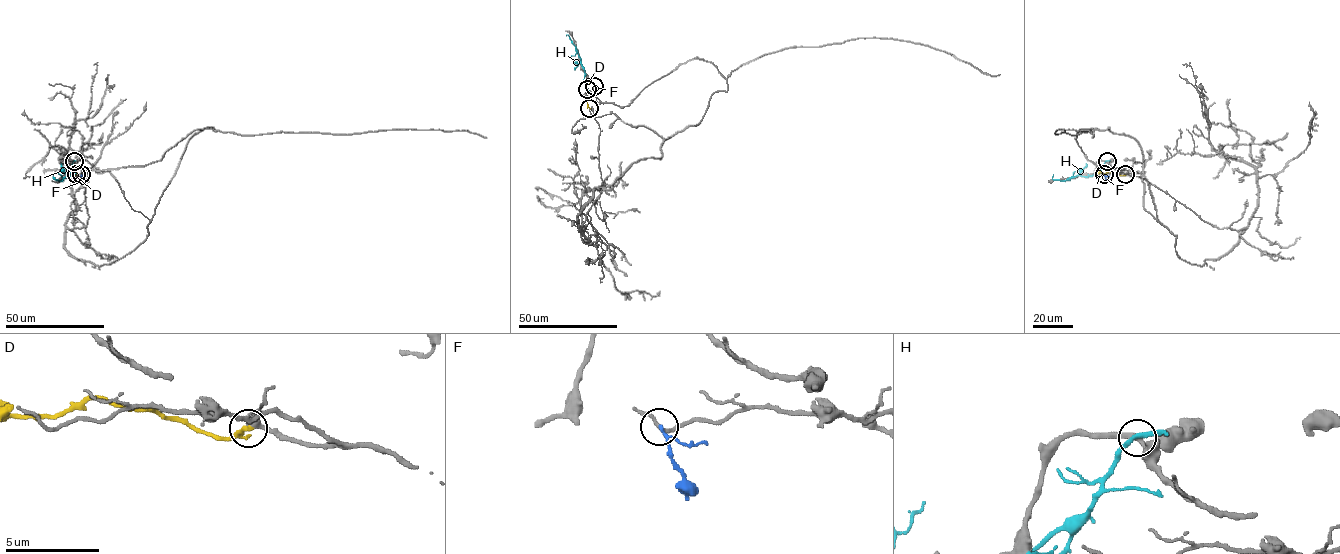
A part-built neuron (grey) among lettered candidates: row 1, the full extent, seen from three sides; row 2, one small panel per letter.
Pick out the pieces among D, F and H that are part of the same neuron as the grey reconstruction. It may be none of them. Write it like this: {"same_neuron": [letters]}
{"same_neuron": ["D"]}

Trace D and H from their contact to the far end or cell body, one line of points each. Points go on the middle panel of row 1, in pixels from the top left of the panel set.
D: (589, 108), (587, 79)
H: (587, 89), (578, 52), (567, 35)

